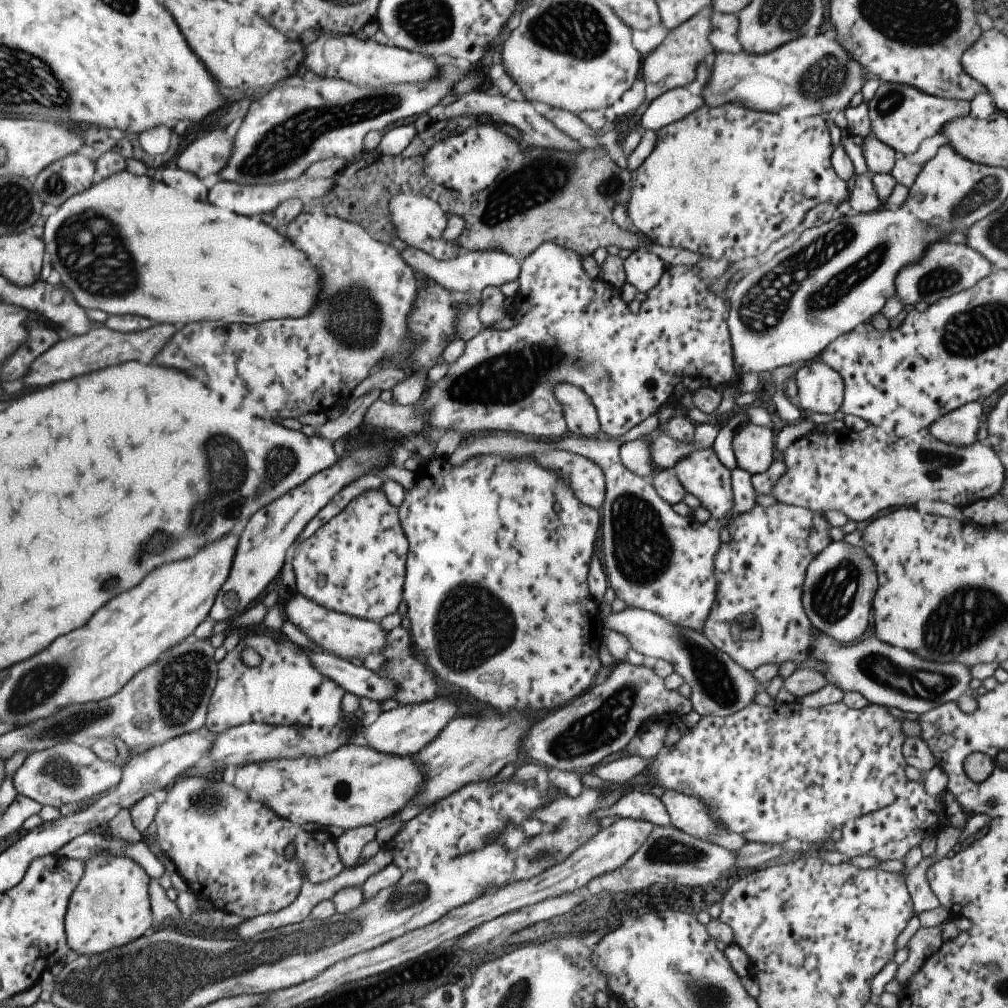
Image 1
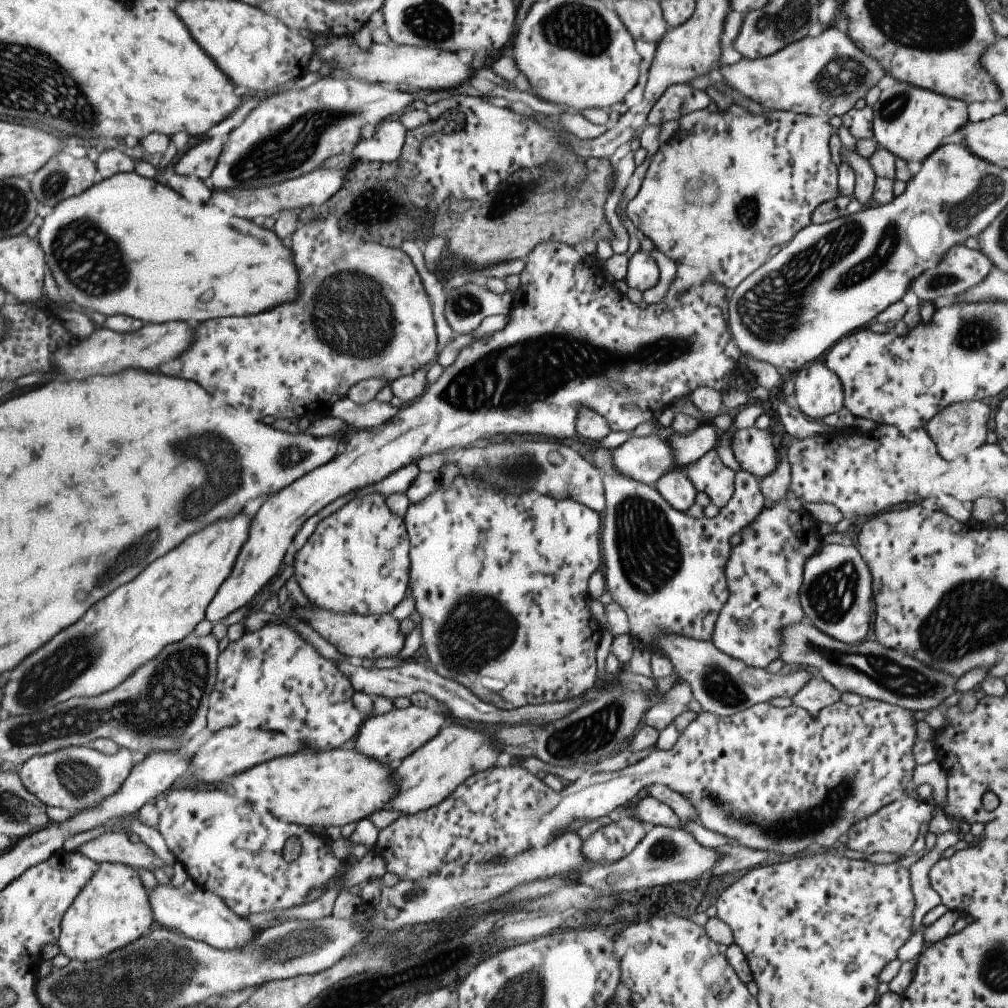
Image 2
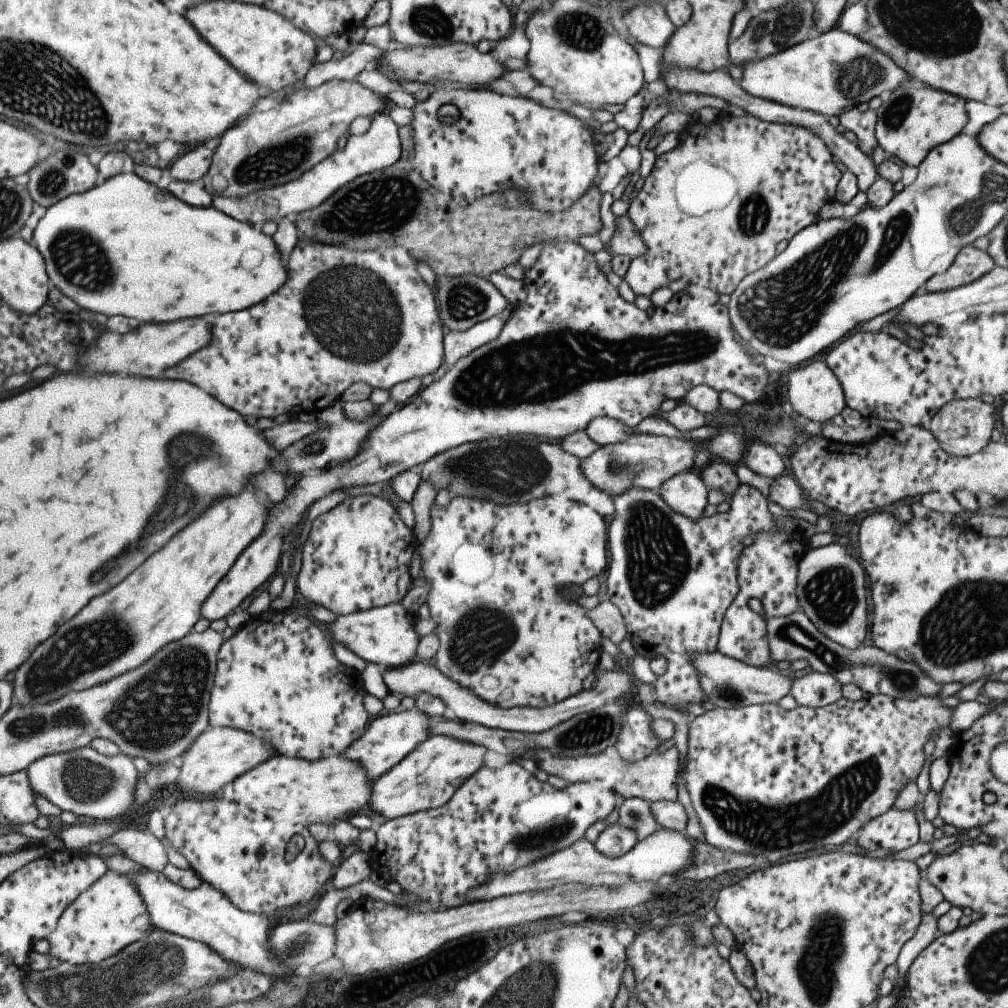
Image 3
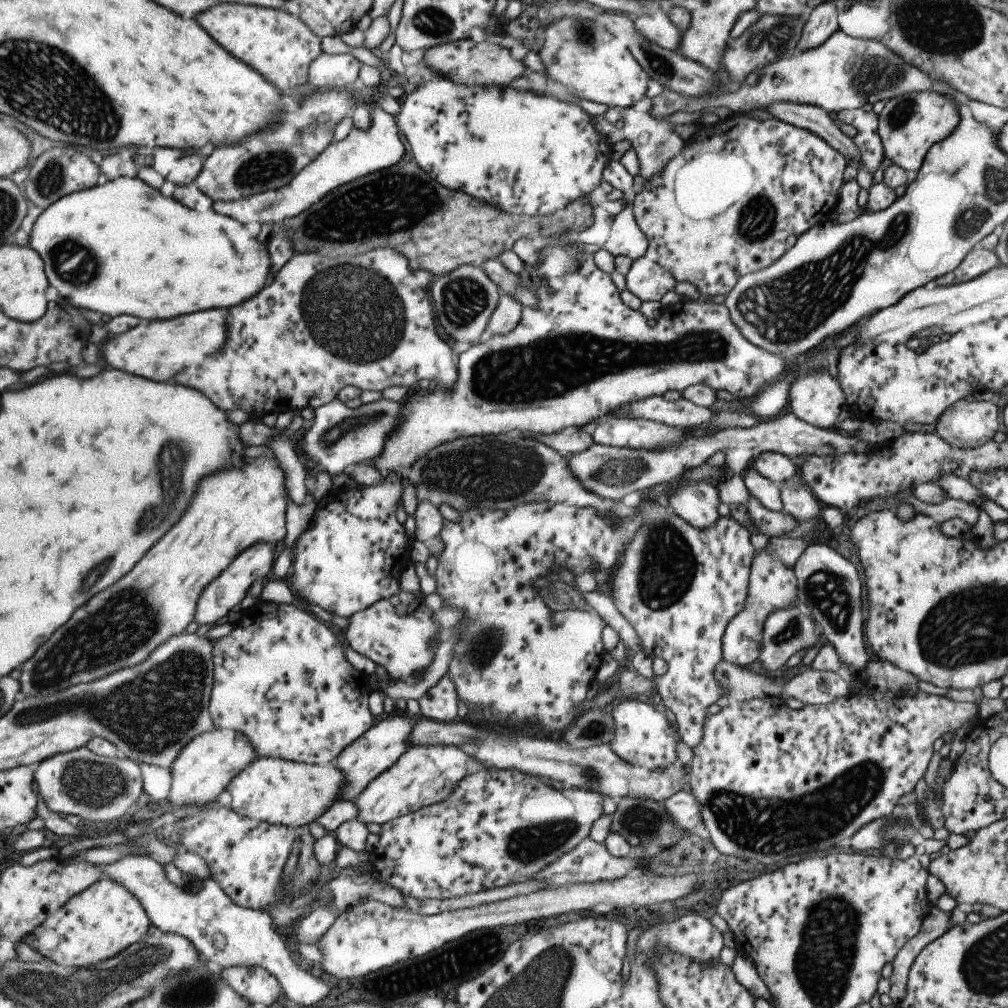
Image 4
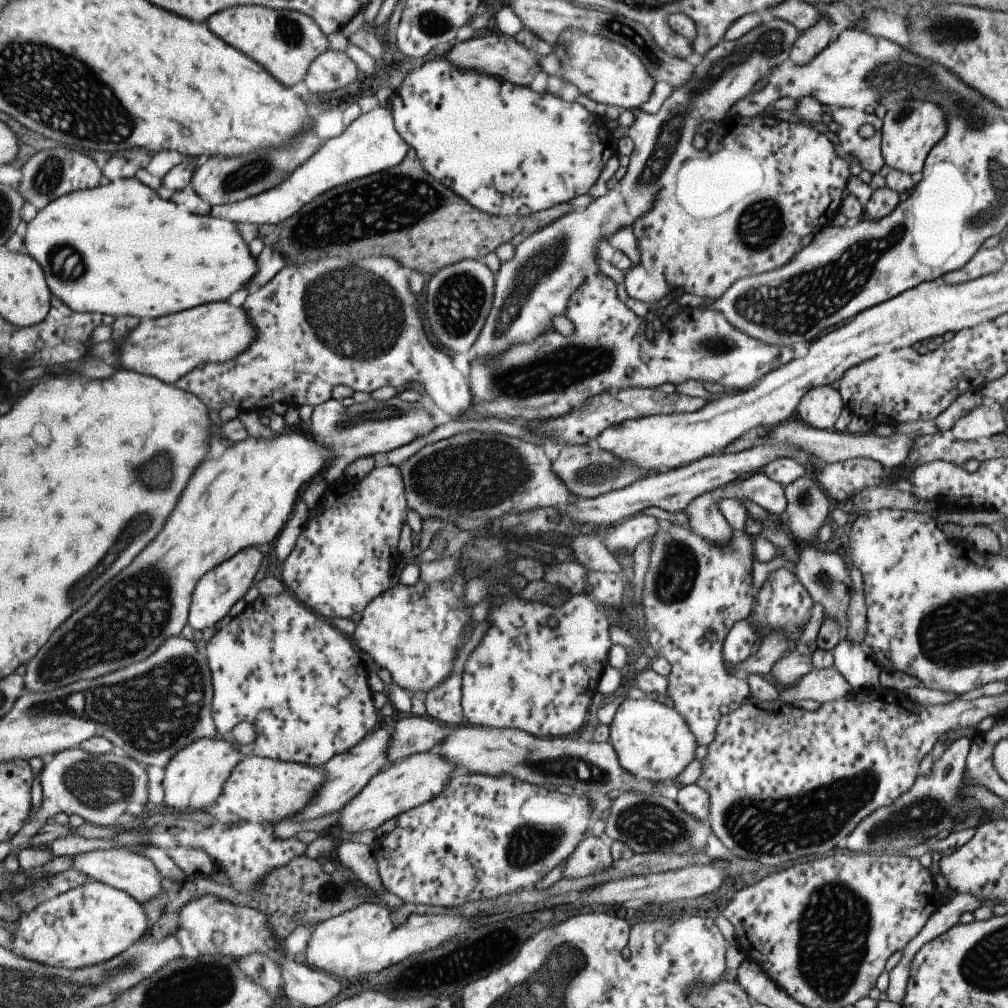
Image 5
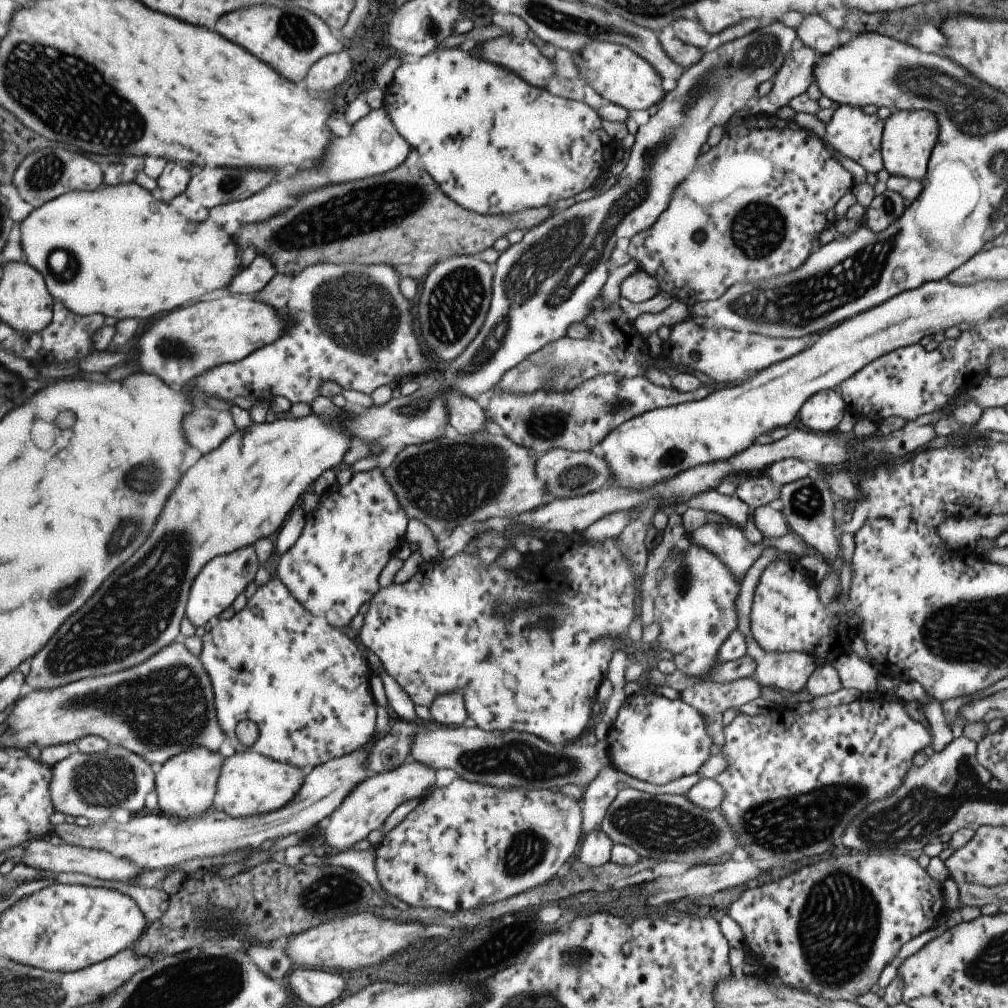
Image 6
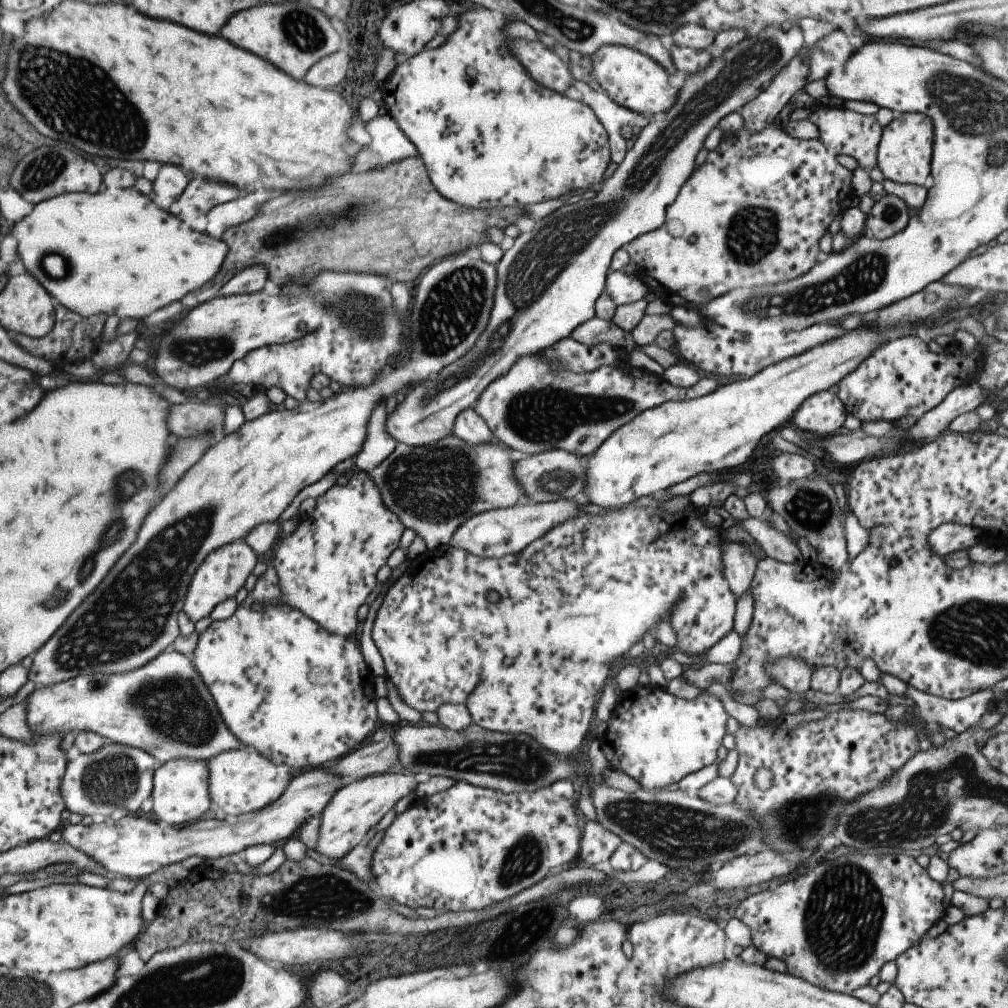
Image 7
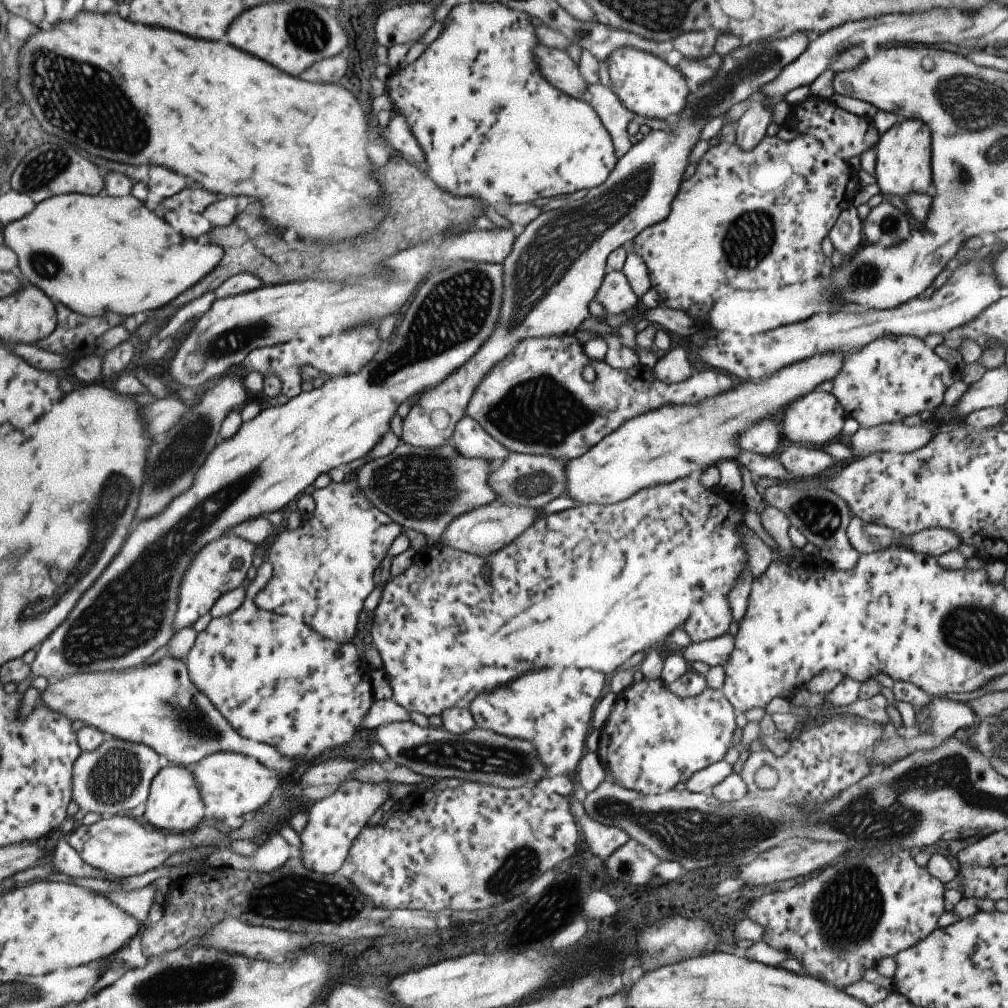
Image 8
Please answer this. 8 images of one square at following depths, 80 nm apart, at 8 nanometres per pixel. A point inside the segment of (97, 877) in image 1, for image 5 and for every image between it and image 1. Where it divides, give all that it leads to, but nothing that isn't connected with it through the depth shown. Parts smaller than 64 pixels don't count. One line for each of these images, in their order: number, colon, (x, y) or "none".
2: (111, 909)
3: (109, 915)
4: (95, 925)
5: (92, 923)

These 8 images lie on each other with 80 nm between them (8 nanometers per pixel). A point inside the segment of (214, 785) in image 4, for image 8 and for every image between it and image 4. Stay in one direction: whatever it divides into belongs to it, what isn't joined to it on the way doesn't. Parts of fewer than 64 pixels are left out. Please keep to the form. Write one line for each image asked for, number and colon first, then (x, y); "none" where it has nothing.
5: (192, 779)
6: (185, 784)
7: (179, 795)
8: (174, 805)

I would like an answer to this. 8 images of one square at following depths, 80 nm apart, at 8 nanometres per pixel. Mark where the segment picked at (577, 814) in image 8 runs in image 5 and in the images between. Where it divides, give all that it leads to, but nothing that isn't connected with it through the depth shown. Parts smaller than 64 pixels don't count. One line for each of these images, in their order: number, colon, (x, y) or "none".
5: (592, 855)
6: (594, 851)
7: (596, 844)

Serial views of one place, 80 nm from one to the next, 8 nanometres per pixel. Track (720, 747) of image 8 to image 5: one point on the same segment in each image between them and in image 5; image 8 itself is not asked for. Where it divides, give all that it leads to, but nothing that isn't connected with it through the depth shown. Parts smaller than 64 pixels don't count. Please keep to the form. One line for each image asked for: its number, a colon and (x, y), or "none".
5: (651, 742)
6: (655, 740)
7: (656, 739)

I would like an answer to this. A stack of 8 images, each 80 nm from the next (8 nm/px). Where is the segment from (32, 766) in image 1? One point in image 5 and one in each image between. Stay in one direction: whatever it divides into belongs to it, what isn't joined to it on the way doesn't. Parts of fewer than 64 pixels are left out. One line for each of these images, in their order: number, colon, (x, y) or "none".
2: (75, 778)
3: (93, 787)
4: (98, 789)
5: (98, 788)

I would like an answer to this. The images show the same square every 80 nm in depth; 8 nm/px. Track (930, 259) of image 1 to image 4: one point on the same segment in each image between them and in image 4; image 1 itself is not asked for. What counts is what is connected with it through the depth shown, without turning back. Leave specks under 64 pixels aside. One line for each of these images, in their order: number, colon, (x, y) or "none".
2: (961, 268)
3: (970, 264)
4: (978, 261)

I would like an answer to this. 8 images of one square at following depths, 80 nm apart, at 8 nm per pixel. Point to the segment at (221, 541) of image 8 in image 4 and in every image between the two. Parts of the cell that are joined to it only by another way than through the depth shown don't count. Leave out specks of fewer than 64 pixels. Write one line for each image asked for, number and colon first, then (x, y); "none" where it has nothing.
4: (217, 599)
5: (216, 591)
6: (222, 579)
7: (223, 571)

